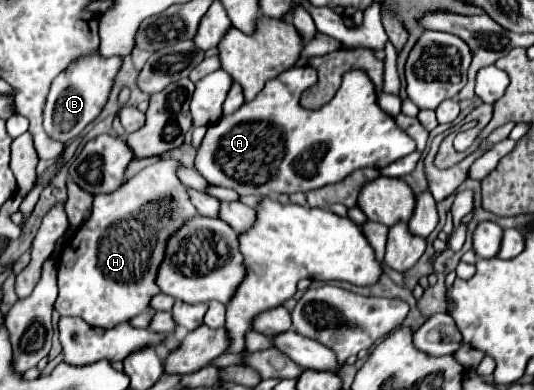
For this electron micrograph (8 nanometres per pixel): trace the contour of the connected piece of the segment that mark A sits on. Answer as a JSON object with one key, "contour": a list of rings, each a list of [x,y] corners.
{"contour":[[[292,67],[290,71],[284,71],[282,75],[266,83],[266,87],[260,91],[260,95],[256,95],[254,101],[244,103],[236,113],[224,115],[218,123],[210,125],[196,155],[196,169],[200,171],[200,175],[212,185],[234,189],[238,195],[290,195],[296,191],[306,193],[312,189],[320,189],[322,185],[338,183],[356,169],[384,169],[394,159],[400,159],[416,149],[414,139],[410,139],[410,135],[406,135],[396,125],[396,121],[378,107],[374,83],[364,71],[354,69],[346,73],[342,77],[340,89],[324,107],[314,111],[304,109],[300,105],[300,97],[306,89],[316,85],[317,81],[314,67]]]}

